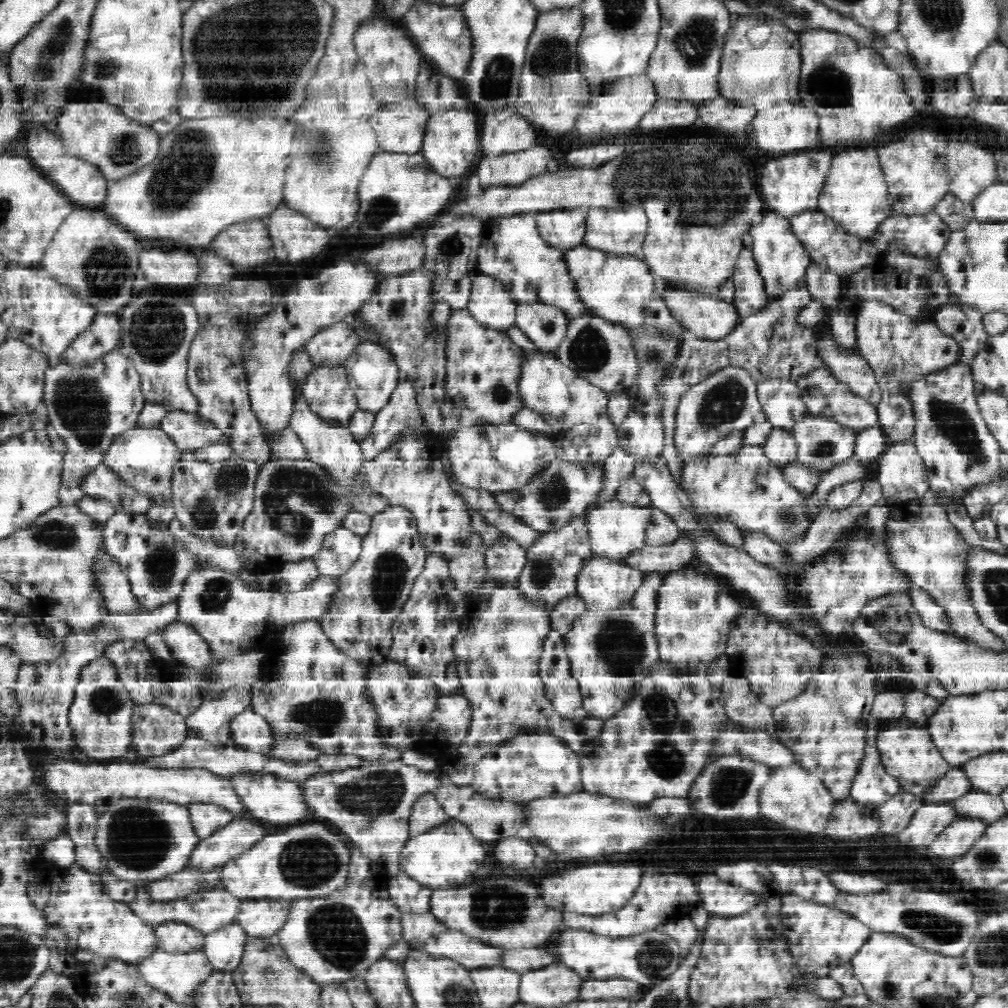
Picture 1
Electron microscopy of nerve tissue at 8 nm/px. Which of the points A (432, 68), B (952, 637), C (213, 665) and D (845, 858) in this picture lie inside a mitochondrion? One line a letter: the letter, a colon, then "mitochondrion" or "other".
A: other
B: other
C: other
D: other

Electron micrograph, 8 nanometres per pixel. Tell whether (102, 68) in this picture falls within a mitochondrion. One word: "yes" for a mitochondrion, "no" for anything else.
yes

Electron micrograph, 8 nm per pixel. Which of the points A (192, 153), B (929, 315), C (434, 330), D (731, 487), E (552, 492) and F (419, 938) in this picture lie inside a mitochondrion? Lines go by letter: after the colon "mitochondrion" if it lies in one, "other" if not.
A: mitochondrion
B: other
C: other
D: other
E: mitochondrion
F: other

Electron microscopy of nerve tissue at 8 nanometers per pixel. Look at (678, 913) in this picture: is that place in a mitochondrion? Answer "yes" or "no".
no

